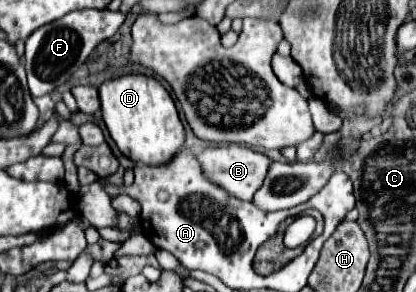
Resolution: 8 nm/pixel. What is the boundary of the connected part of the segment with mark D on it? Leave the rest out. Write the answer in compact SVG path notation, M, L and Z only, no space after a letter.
M123 75L119 79L105 81L99 87L99 97L107 131L127 159L159 167L167 165L183 147L183 123L171 95L157 79L147 75Z

